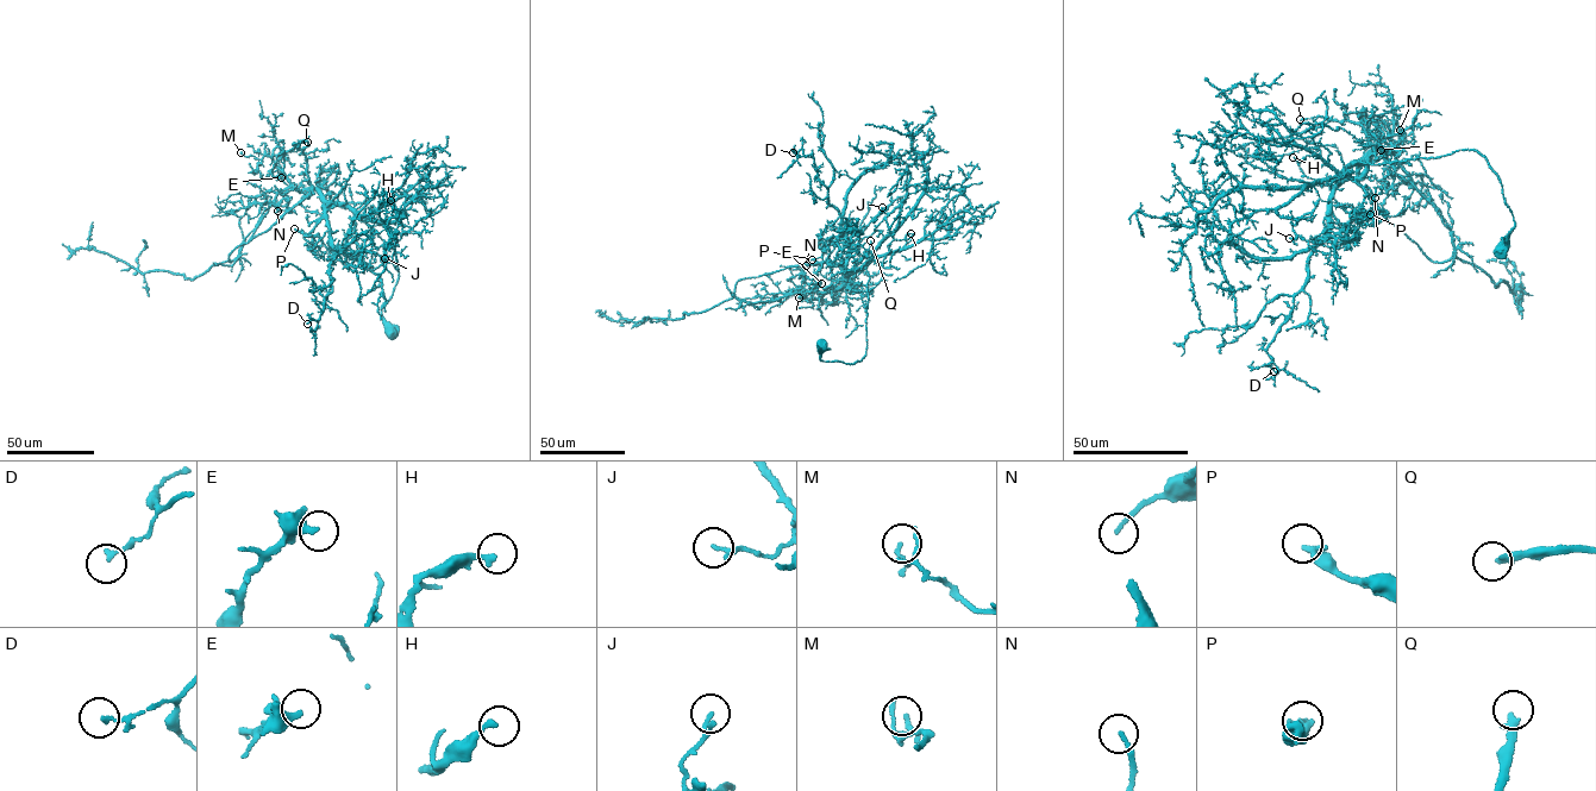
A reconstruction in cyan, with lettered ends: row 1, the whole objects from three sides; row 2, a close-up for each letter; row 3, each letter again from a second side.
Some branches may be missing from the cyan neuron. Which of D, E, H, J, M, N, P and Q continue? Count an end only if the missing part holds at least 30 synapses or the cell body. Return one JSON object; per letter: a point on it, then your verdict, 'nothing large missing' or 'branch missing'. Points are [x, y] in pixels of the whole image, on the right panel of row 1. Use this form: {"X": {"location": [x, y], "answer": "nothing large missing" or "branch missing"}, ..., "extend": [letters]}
{"D": {"location": [1274, 371], "answer": "nothing large missing"}, "E": {"location": [1381, 150], "answer": "nothing large missing"}, "H": {"location": [1293, 157], "answer": "nothing large missing"}, "J": {"location": [1289, 238], "answer": "nothing large missing"}, "M": {"location": [1400, 130], "answer": "nothing large missing"}, "N": {"location": [1375, 198], "answer": "branch missing"}, "P": {"location": [1370, 214], "answer": "nothing large missing"}, "Q": {"location": [1300, 119], "answer": "branch missing"}, "extend": ["N", "Q"]}

